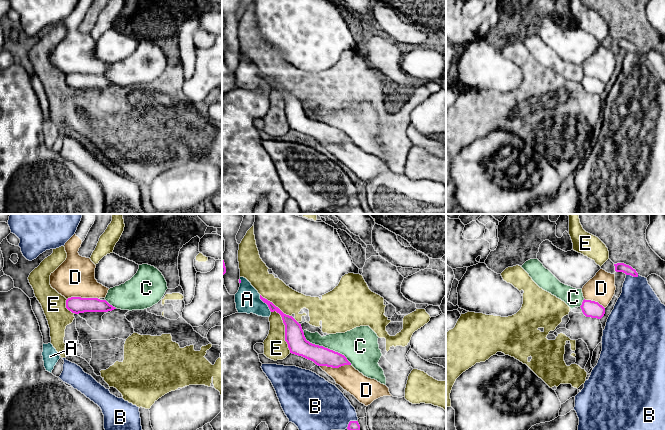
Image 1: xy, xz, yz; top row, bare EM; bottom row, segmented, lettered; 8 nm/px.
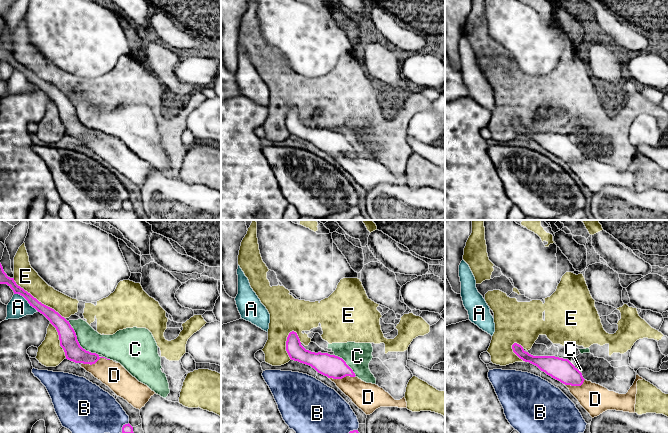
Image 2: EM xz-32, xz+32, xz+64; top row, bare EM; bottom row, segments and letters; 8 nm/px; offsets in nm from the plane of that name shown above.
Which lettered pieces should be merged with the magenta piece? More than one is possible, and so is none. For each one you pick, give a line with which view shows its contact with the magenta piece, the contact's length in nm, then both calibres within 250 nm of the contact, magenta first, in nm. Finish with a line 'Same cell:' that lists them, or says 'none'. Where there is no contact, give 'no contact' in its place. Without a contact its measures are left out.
Same cell: none

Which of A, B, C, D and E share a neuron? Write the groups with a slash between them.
A / B / C / D / E

